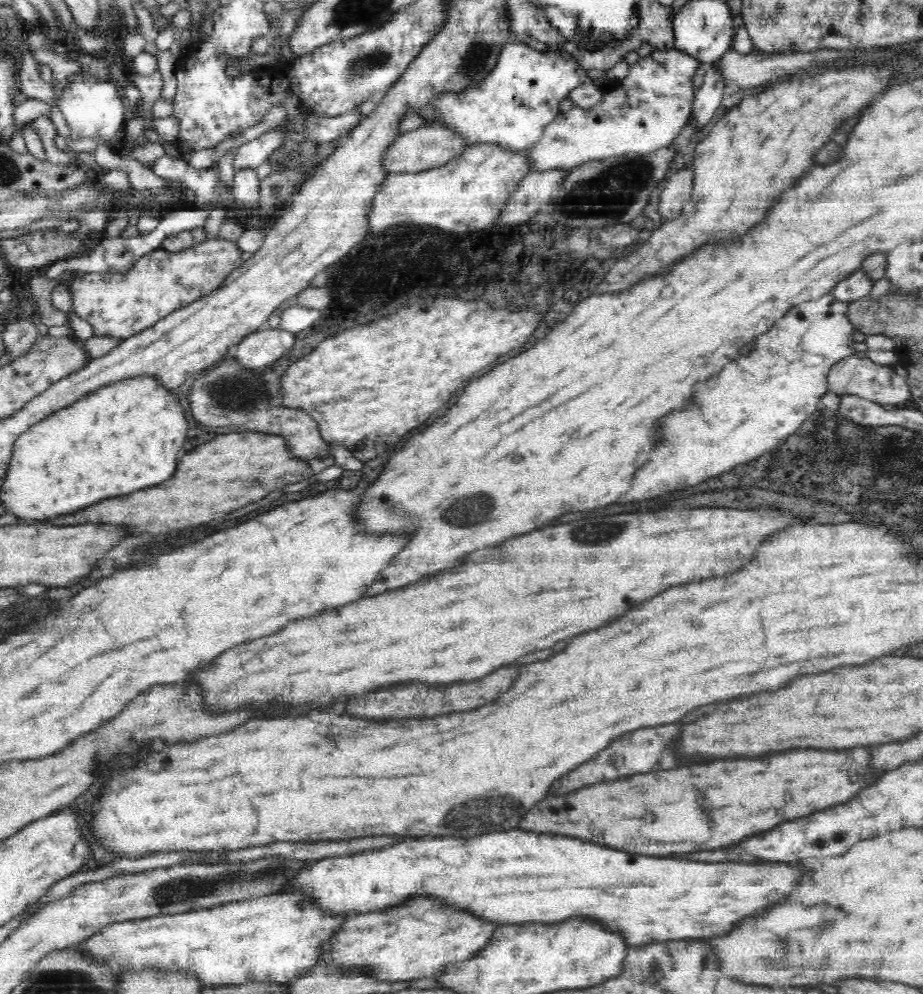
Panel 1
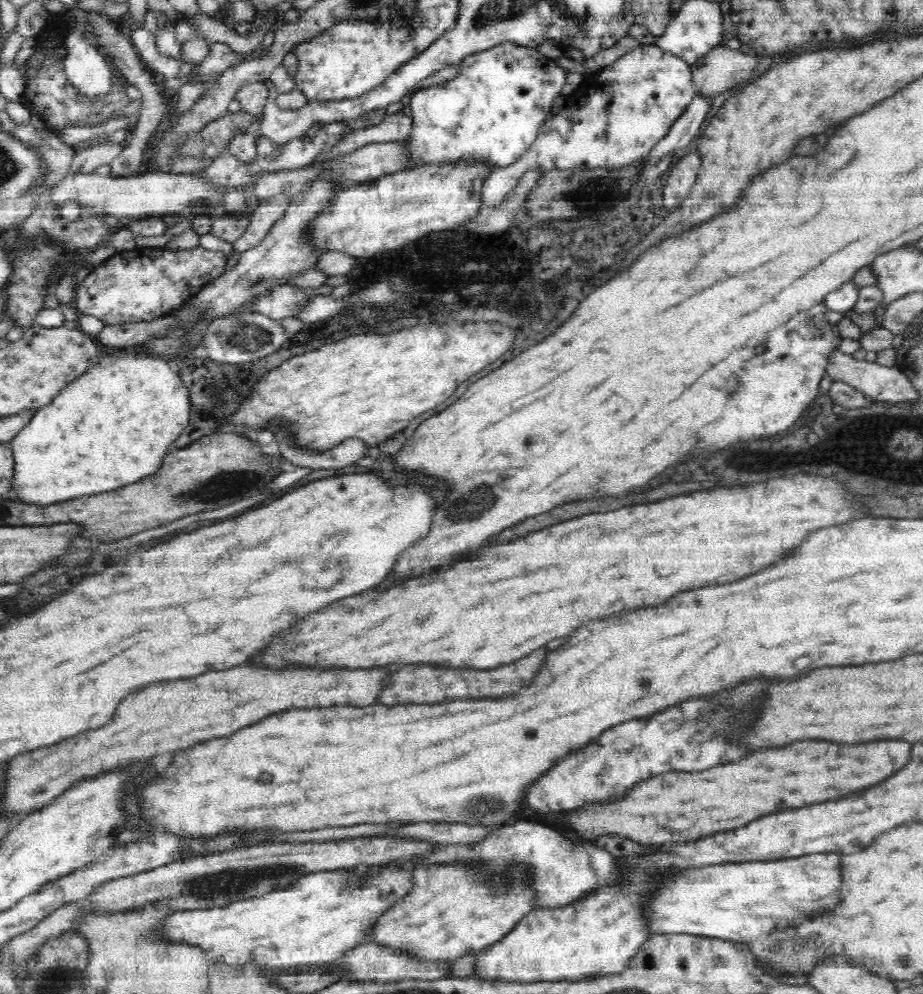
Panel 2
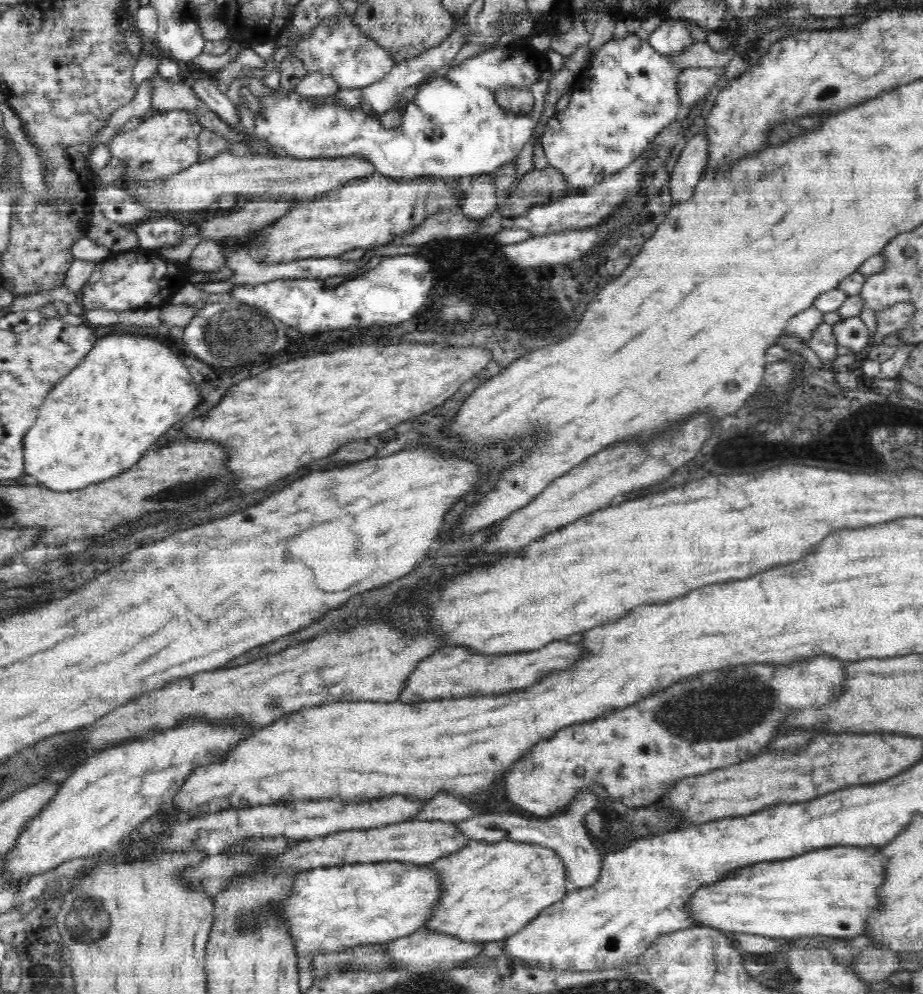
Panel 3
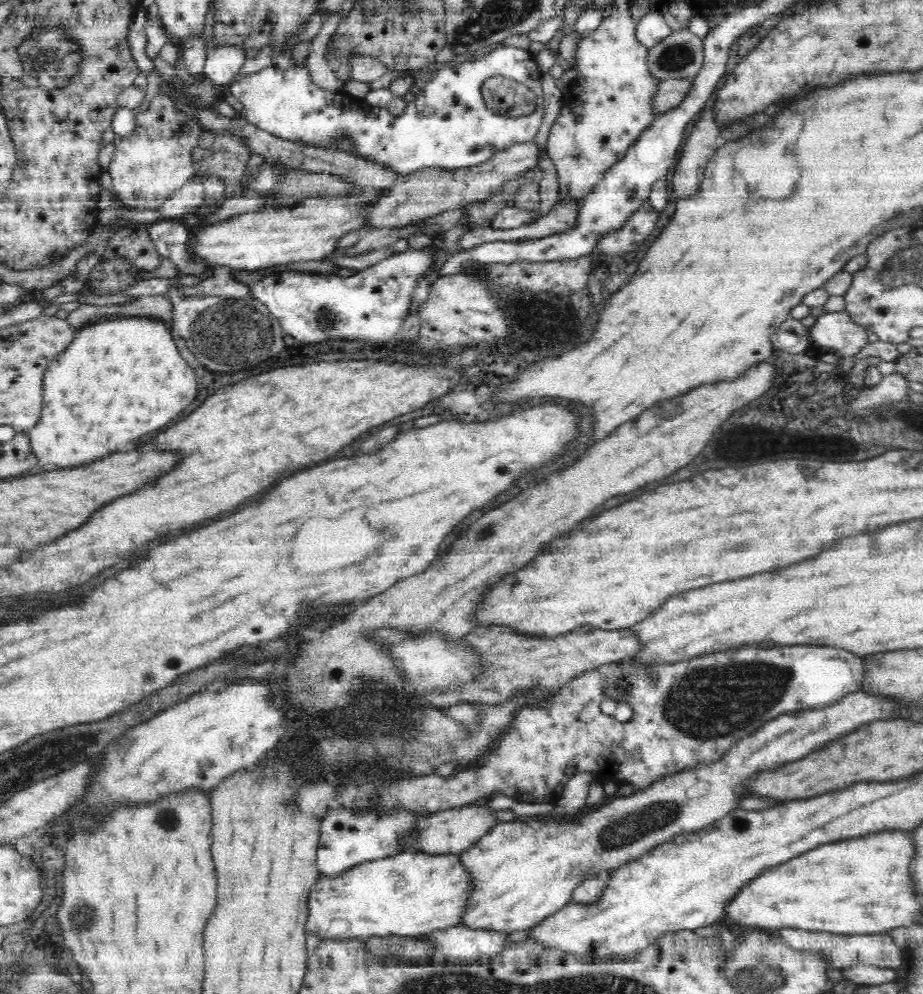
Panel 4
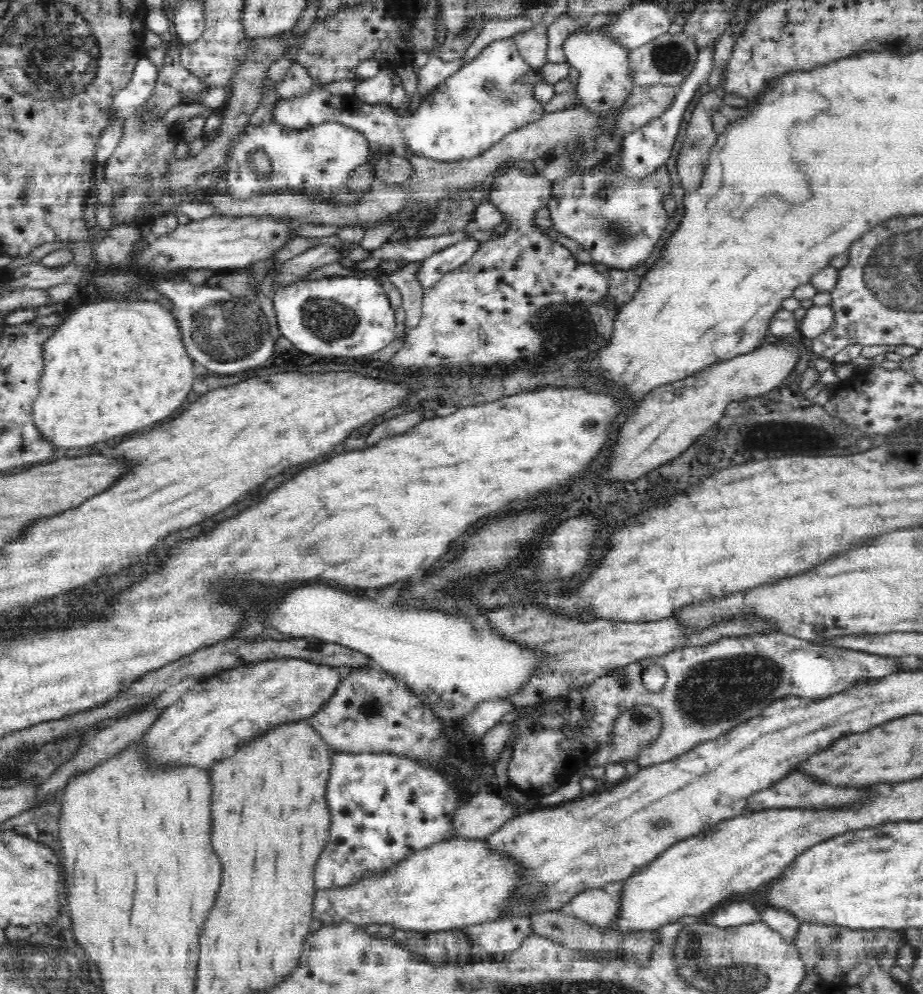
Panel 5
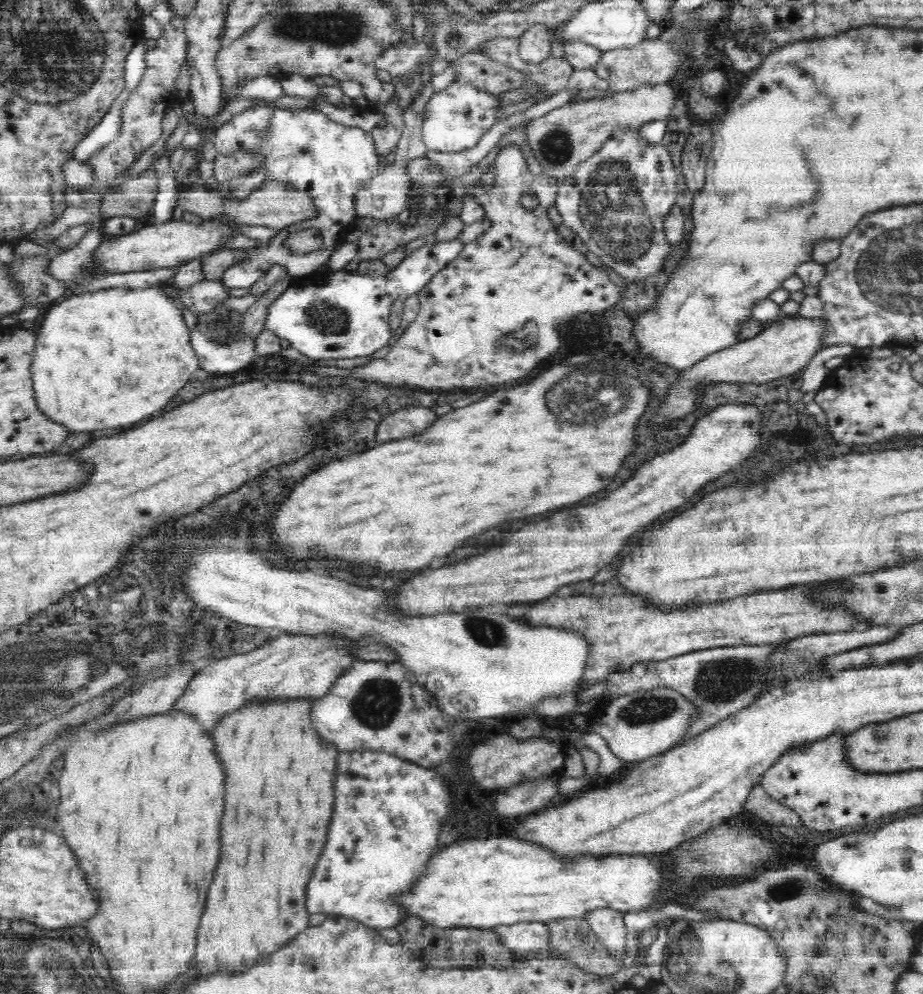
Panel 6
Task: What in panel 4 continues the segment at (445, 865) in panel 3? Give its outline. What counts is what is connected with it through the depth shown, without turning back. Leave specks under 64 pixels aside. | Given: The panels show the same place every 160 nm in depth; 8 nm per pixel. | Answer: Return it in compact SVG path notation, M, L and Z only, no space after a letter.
M853 692L843 697L837 703L819 708L796 711L778 716L771 720L755 735L742 739L736 743L722 760L714 764L707 764L690 771L683 772L666 780L653 784L639 793L617 797L611 802L594 810L587 810L580 818L569 823L554 823L554 821L537 821L526 819L501 824L492 827L484 833L474 846L458 852L458 861L464 867L471 888L466 898L465 908L461 913L458 924L474 931L492 931L506 936L518 931L528 931L540 920L551 916L560 908L570 903L573 891L579 886L590 868L610 873L612 868L648 852L650 848L666 842L672 836L682 832L697 830L722 818L738 805L738 792L744 780L762 768L782 766L784 762L798 760L812 752L820 742L830 742L842 734L852 732L860 724L872 720L890 720L894 716L894 706L890 702L882 702L878 698L866 696L866 693Z

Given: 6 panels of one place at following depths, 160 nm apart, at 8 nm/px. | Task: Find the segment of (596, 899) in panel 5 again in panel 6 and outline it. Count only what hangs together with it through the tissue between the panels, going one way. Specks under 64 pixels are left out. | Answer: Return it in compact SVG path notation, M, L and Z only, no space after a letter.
M595 909L586 917L591 929L595 932L601 945L615 957L616 960L626 959L626 936L624 913L612 909Z

